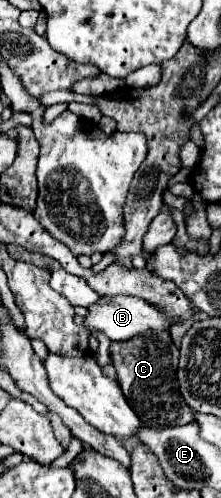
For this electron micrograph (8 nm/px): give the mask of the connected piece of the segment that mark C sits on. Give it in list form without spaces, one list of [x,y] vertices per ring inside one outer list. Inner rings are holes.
[[[149,332],[145,336],[137,336],[127,342],[113,342],[109,350],[113,354],[117,382],[123,388],[129,406],[133,406],[133,410],[147,428],[161,430],[193,422],[195,414],[179,392],[179,380],[177,380],[179,350],[175,348],[167,332]]]

